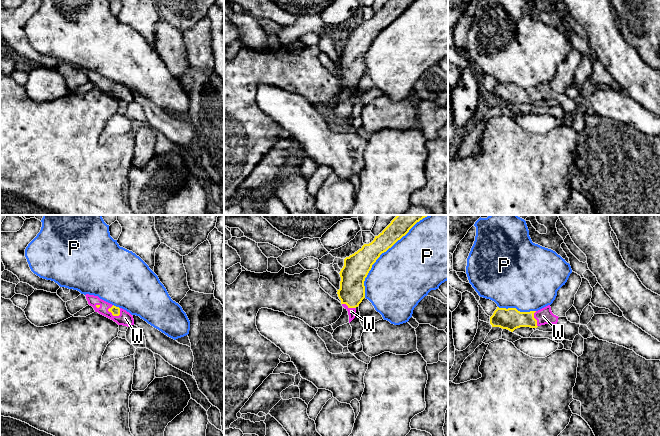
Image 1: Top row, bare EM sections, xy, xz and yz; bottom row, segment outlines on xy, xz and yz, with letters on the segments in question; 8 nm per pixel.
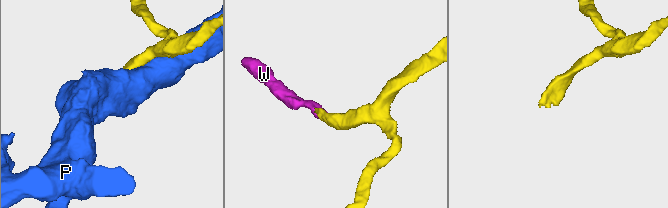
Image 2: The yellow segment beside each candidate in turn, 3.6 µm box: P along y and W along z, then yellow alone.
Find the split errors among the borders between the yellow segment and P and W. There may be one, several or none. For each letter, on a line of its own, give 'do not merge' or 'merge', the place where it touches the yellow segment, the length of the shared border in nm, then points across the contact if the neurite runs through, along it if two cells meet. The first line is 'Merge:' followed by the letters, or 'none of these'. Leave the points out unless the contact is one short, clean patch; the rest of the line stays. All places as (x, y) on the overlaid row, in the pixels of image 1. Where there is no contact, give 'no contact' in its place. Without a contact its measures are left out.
Merge: W
P: do not merge; meets yellow in xz at (383, 252); contact 850 nm long
W: merge; meets yellow in xy at (114, 315); contact 120 nm long; runs through xy (115, 311), (114, 315), (125, 318)

